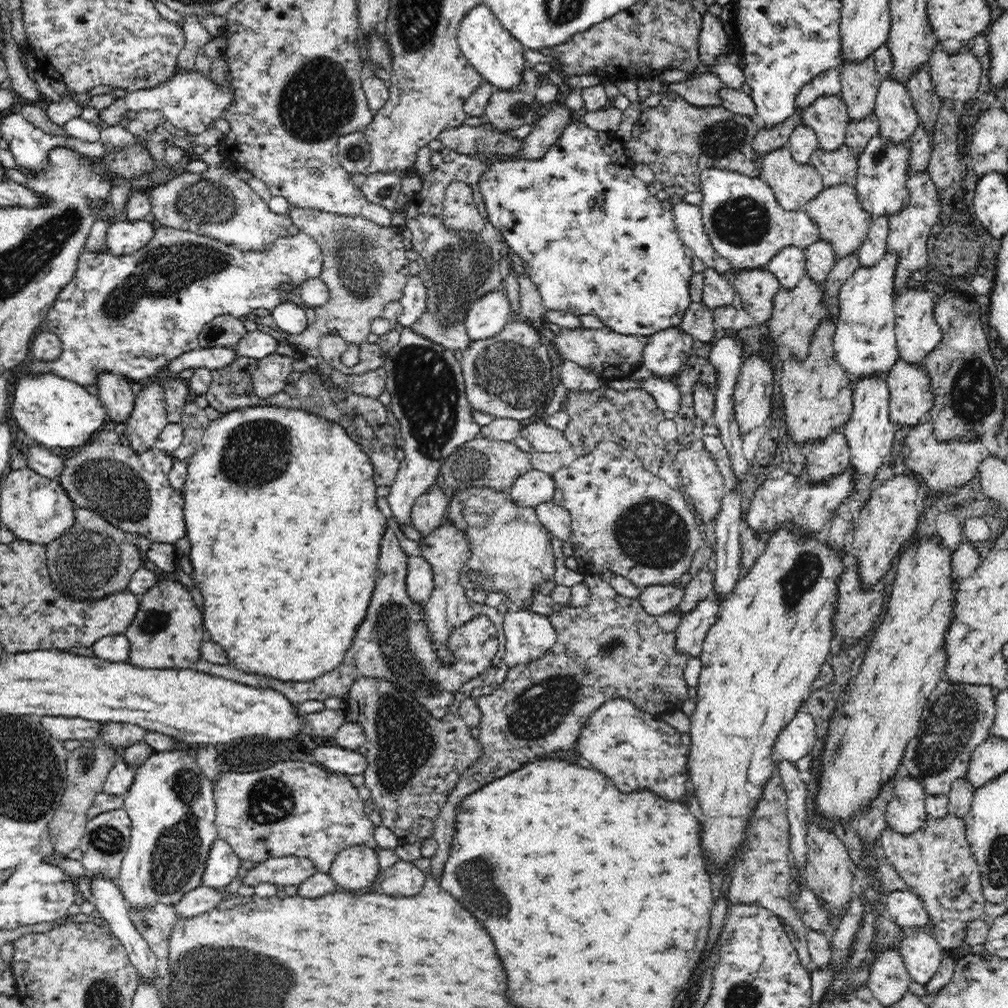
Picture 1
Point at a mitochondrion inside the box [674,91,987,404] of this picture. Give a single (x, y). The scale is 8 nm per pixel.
(741, 221)

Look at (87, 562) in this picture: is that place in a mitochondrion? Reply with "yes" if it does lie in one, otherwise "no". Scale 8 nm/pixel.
yes

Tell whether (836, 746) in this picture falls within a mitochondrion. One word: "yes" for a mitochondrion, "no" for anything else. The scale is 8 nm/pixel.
yes

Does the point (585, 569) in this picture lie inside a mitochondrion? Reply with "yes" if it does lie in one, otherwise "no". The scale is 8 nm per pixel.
no

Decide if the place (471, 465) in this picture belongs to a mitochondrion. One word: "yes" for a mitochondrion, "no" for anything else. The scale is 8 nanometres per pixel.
yes

